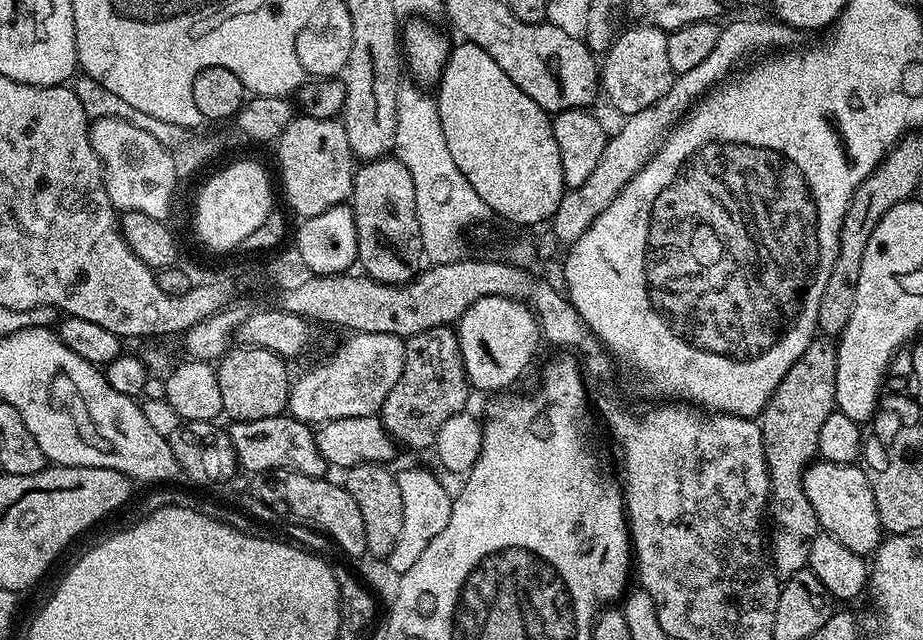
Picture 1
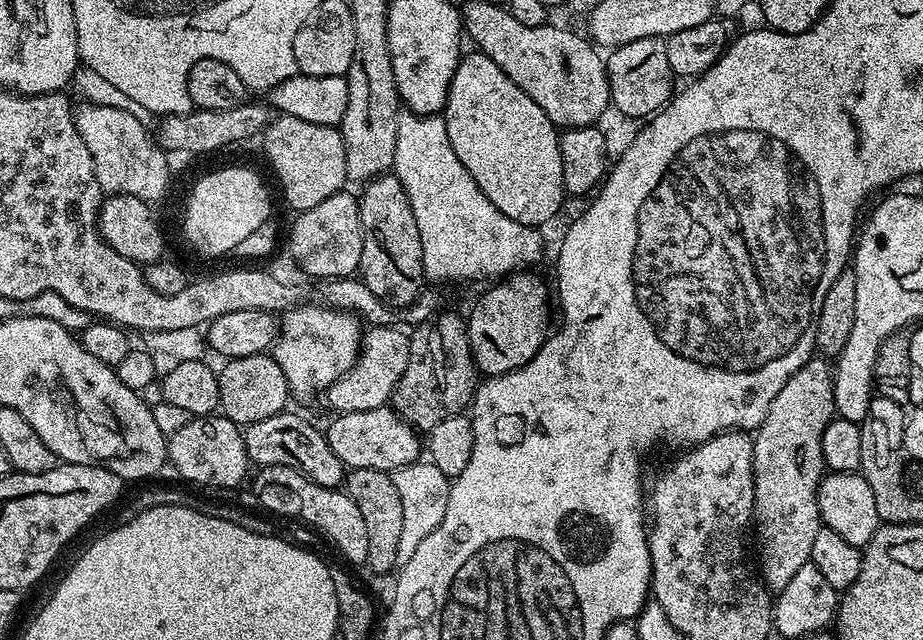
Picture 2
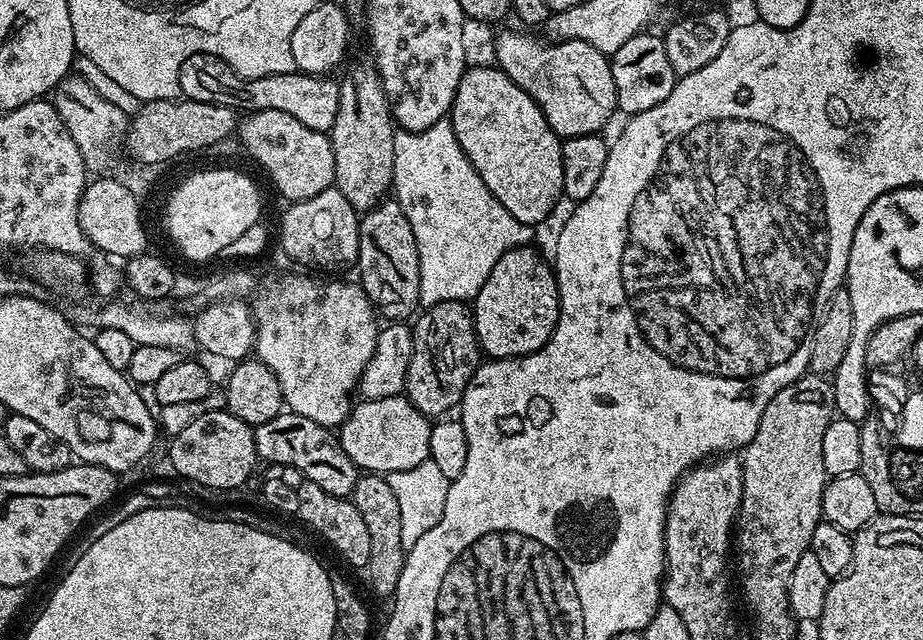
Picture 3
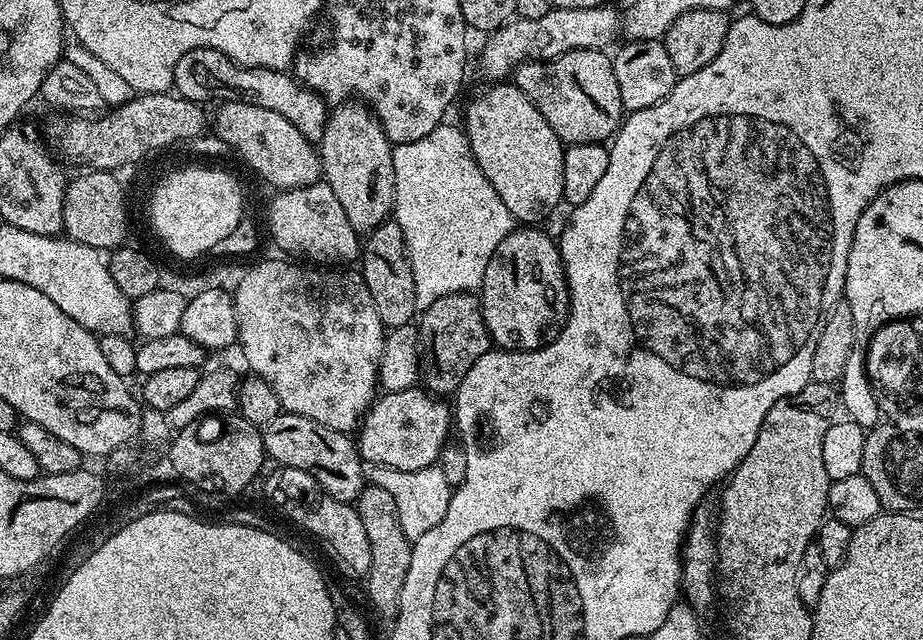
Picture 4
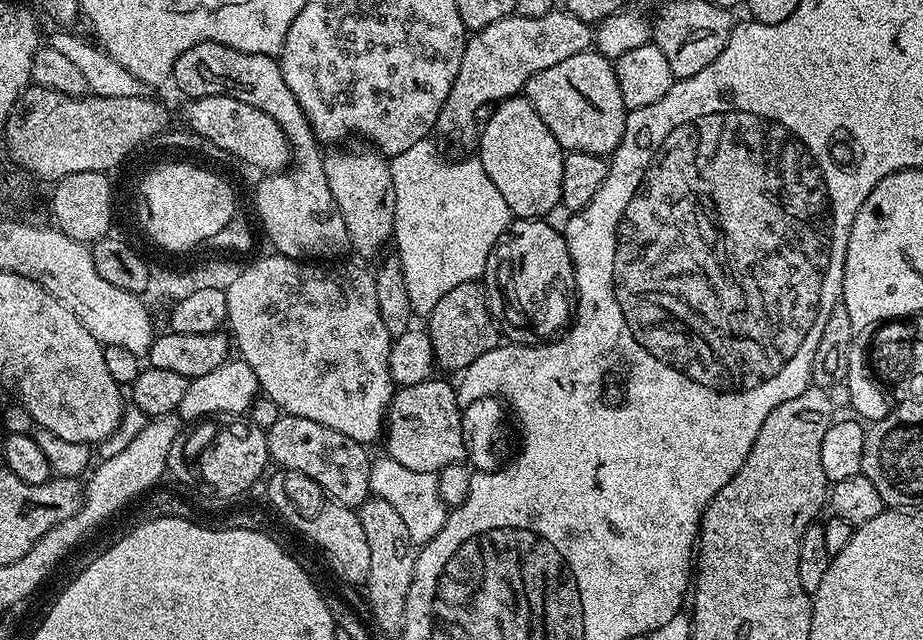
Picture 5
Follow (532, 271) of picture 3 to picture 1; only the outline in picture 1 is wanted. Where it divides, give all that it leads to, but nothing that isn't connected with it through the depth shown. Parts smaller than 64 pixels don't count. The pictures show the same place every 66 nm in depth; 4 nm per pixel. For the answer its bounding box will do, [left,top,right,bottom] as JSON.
[454,296,542,394]

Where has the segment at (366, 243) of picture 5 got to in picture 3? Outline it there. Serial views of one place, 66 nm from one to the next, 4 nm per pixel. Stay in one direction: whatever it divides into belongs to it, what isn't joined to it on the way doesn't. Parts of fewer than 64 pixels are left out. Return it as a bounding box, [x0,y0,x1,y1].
[330,63,397,213]

